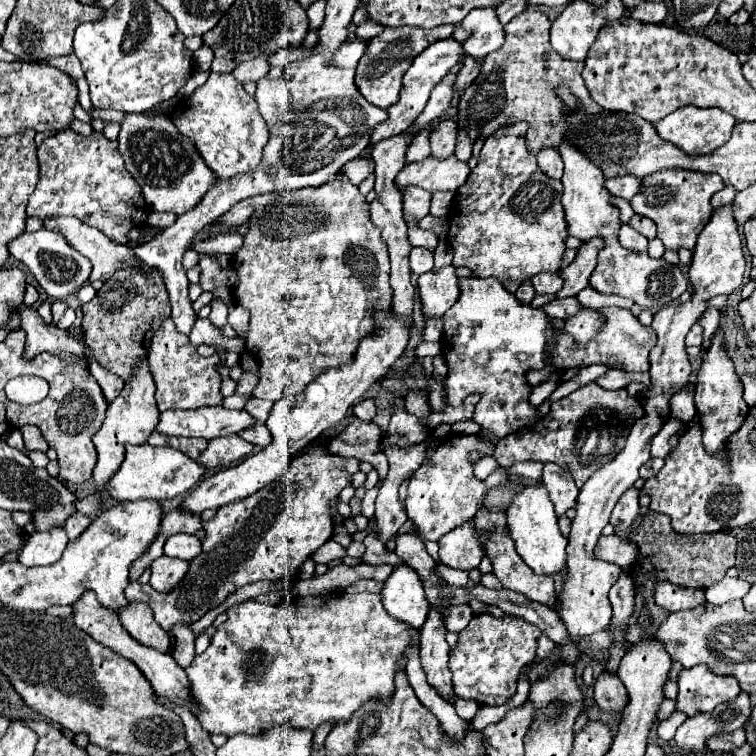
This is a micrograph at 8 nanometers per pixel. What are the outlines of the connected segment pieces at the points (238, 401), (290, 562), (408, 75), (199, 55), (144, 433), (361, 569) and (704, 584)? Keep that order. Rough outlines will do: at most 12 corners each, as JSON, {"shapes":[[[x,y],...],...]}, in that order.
{"shapes":[[[251,396],[225,398],[223,406],[233,410],[243,410]],[[311,446],[203,522],[157,624],[191,624],[259,580],[295,580],[333,534],[359,460]],[[437,40],[403,76],[399,102],[369,142],[401,134],[459,62],[461,42]],[[203,44],[193,53],[199,71],[209,71],[213,52]],[[139,360],[93,436],[93,480],[103,492],[159,420],[155,380]],[[337,564],[323,576],[297,580],[299,596],[343,592],[359,578],[385,580],[383,566]],[[649,510],[629,532],[639,556],[633,616],[669,613],[655,584],[705,590],[735,566],[733,534],[683,536]]]}

